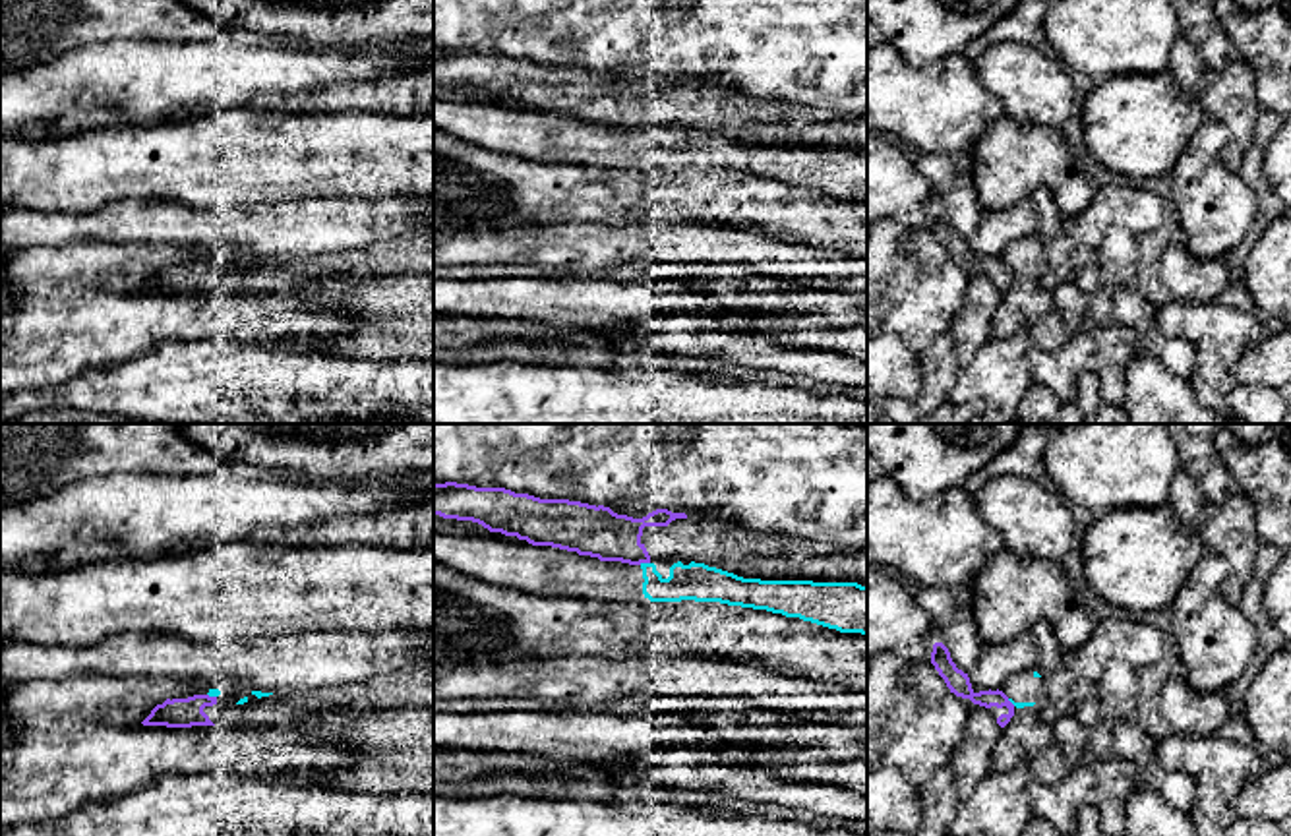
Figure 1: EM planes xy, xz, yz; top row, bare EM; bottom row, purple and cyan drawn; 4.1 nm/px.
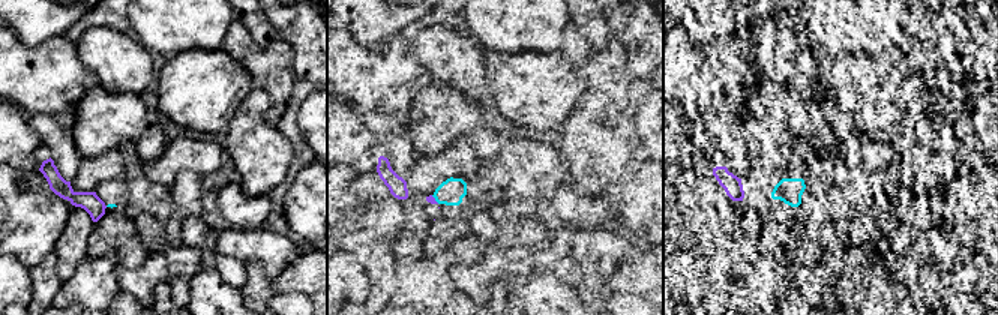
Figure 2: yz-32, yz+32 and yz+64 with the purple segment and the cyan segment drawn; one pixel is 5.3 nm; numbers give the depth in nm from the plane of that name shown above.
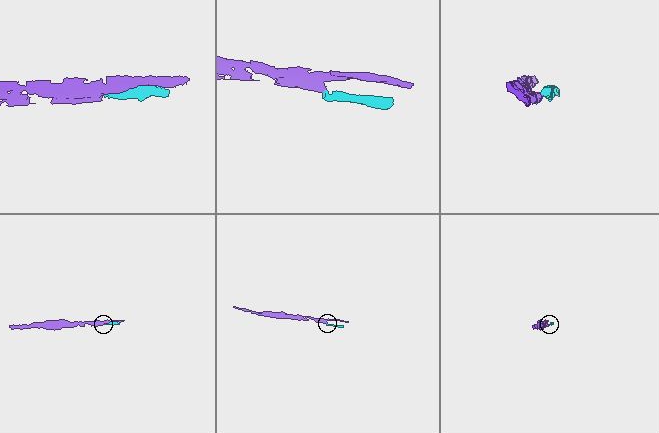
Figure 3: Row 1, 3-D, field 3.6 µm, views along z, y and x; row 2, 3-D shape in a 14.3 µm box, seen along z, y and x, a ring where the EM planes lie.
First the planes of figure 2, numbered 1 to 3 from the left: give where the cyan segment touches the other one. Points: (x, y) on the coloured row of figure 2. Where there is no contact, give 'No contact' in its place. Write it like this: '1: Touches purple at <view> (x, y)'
1: No contact
2: Touches purple at yz+32 (434, 200)
3: No contact

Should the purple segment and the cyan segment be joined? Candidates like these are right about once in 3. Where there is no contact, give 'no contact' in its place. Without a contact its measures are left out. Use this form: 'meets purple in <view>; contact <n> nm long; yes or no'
meets purple in xz; contact 50 nm long; no

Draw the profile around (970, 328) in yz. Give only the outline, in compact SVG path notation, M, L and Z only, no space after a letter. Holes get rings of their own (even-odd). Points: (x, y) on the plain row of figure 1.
M972 269L964 302L948 329L954 341L952 356L958 370L968 368L989 339L999 298L1001 292L989 275Z

